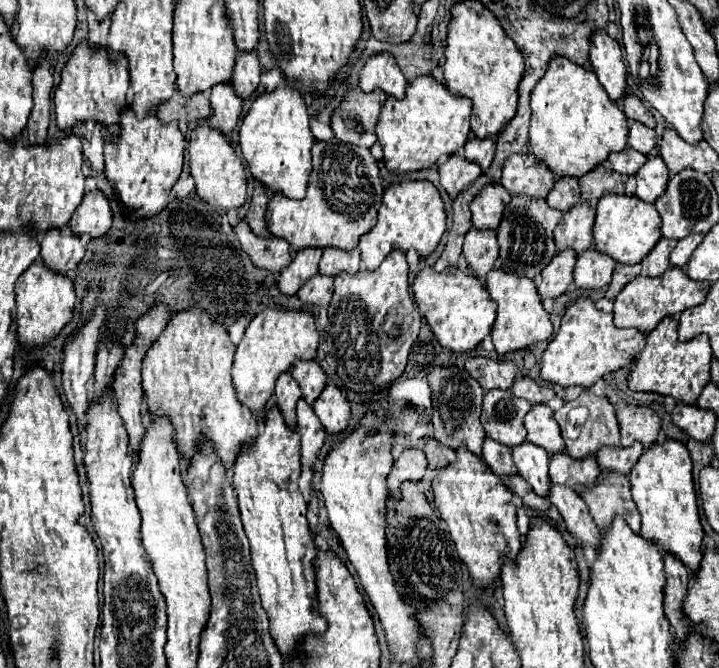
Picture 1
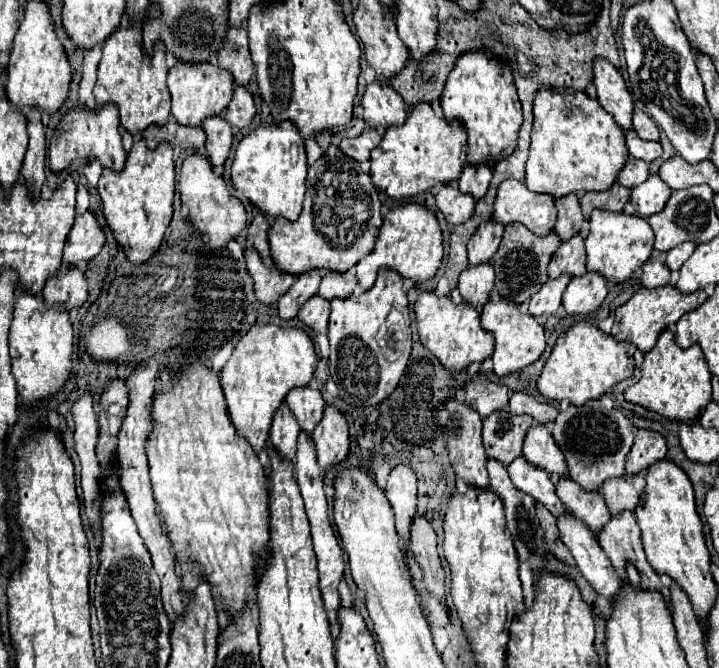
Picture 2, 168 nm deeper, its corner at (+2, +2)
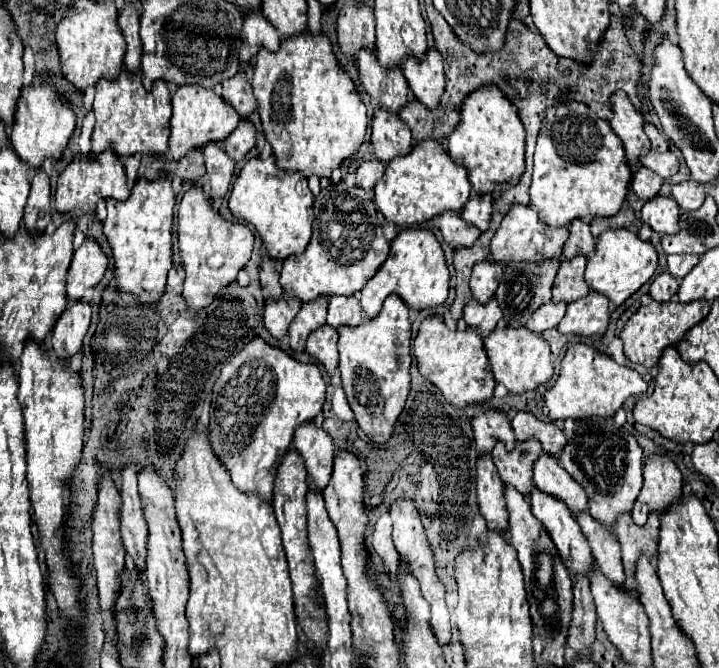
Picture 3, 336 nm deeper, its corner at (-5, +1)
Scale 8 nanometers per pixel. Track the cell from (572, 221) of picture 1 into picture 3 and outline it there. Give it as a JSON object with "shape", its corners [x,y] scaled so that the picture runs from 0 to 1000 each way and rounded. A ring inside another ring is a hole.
{"shape":[[[811,380],[783,389],[769,425],[769,452],[797,452],[803,446],[811,446],[819,437],[819,428],[814,422],[814,392],[816,386]]]}

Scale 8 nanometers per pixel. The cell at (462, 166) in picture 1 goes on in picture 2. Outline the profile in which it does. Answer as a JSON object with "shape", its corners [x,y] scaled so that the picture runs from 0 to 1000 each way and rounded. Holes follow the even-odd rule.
{"shape":[[[612,277],[606,286],[606,307],[626,340],[651,331],[659,319],[659,298],[640,289],[629,277]]]}

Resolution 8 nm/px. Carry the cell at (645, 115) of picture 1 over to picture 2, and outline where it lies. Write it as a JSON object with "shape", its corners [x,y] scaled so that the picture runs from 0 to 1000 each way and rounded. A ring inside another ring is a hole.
{"shape":[[[882,166],[882,193],[885,193],[887,205],[893,205],[898,211],[918,211],[912,184],[893,166]]]}

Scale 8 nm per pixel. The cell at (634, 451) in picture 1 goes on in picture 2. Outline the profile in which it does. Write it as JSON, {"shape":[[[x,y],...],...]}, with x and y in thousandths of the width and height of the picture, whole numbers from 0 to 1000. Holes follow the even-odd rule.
{"shape":[[[871,711],[860,717],[848,717],[837,726],[837,741],[846,756],[846,765],[851,774],[857,774],[865,765],[882,765],[890,753],[896,735],[896,714],[885,711],[873,717]]]}

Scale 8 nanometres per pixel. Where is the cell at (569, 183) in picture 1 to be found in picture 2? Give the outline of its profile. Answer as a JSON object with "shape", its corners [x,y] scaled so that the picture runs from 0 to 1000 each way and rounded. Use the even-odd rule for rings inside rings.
{"shape":[[[801,292],[782,295],[779,301],[773,301],[773,313],[776,313],[776,334],[771,346],[779,355],[779,361],[790,361],[793,355],[809,346],[809,334],[812,334],[804,295]]]}

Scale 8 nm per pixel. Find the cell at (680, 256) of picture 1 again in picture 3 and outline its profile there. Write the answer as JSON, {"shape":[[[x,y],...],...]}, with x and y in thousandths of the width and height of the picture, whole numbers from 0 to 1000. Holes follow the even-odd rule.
{"shape":[[[933,380],[928,383],[928,404],[942,413],[942,416],[950,416],[961,407],[961,401],[972,392],[972,383],[969,380]]]}

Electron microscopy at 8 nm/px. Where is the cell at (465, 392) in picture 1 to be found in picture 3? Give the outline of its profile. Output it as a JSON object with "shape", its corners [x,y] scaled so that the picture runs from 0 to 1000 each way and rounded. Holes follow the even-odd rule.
{"shape":[[[680,677],[669,680],[663,686],[663,754],[680,790],[705,796],[705,763],[700,731],[702,725],[694,716],[683,680]]]}

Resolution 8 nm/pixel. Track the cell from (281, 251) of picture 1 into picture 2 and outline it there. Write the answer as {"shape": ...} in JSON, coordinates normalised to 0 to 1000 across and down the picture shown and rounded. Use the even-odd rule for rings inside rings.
{"shape":[[[342,373],[342,394],[345,406],[353,418],[353,439],[356,448],[367,457],[384,457],[389,448],[389,439],[398,439],[406,430],[409,415],[401,409],[392,409],[387,400],[373,403],[364,388],[356,382],[353,373]]]}

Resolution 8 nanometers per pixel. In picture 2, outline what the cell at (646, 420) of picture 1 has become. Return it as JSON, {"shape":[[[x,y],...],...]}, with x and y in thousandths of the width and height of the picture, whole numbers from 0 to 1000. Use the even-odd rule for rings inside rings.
{"shape":[[[885,645],[885,660],[871,687],[871,711],[882,714],[887,708],[898,708],[904,696],[921,690],[926,684],[926,657],[910,645]]]}

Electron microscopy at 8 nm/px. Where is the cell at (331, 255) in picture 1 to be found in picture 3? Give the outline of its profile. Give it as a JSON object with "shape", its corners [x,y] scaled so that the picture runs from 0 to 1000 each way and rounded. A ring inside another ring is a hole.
{"shape":[[[488,440],[488,443],[460,443],[458,446],[458,464],[455,464],[455,482],[460,482],[460,488],[474,488],[474,485],[485,485],[494,488],[505,479],[502,473],[502,458],[499,458],[499,443]]]}

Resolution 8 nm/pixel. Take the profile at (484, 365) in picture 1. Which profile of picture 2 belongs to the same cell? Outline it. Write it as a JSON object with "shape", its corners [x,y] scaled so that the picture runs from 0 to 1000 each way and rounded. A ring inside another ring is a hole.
{"shape":[[[670,555],[665,561],[668,564],[662,564],[656,573],[645,579],[645,600],[651,609],[662,612],[673,627],[679,624],[679,618],[707,609],[707,579],[682,573]]]}

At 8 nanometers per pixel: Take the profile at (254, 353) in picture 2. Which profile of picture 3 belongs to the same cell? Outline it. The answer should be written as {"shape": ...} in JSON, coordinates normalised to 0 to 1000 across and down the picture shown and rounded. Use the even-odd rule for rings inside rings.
{"shape":[[[360,503],[352,506],[332,530],[327,530],[310,548],[307,563],[296,578],[291,650],[299,680],[305,680],[305,689],[313,695],[321,719],[327,719],[327,728],[332,728],[332,734],[366,740],[371,743],[371,749],[377,749],[380,713],[388,692],[394,689],[394,680],[405,668],[408,647],[419,632],[435,629],[446,617],[452,602],[452,581],[452,569],[438,542],[416,542],[396,524],[371,515]]]}

